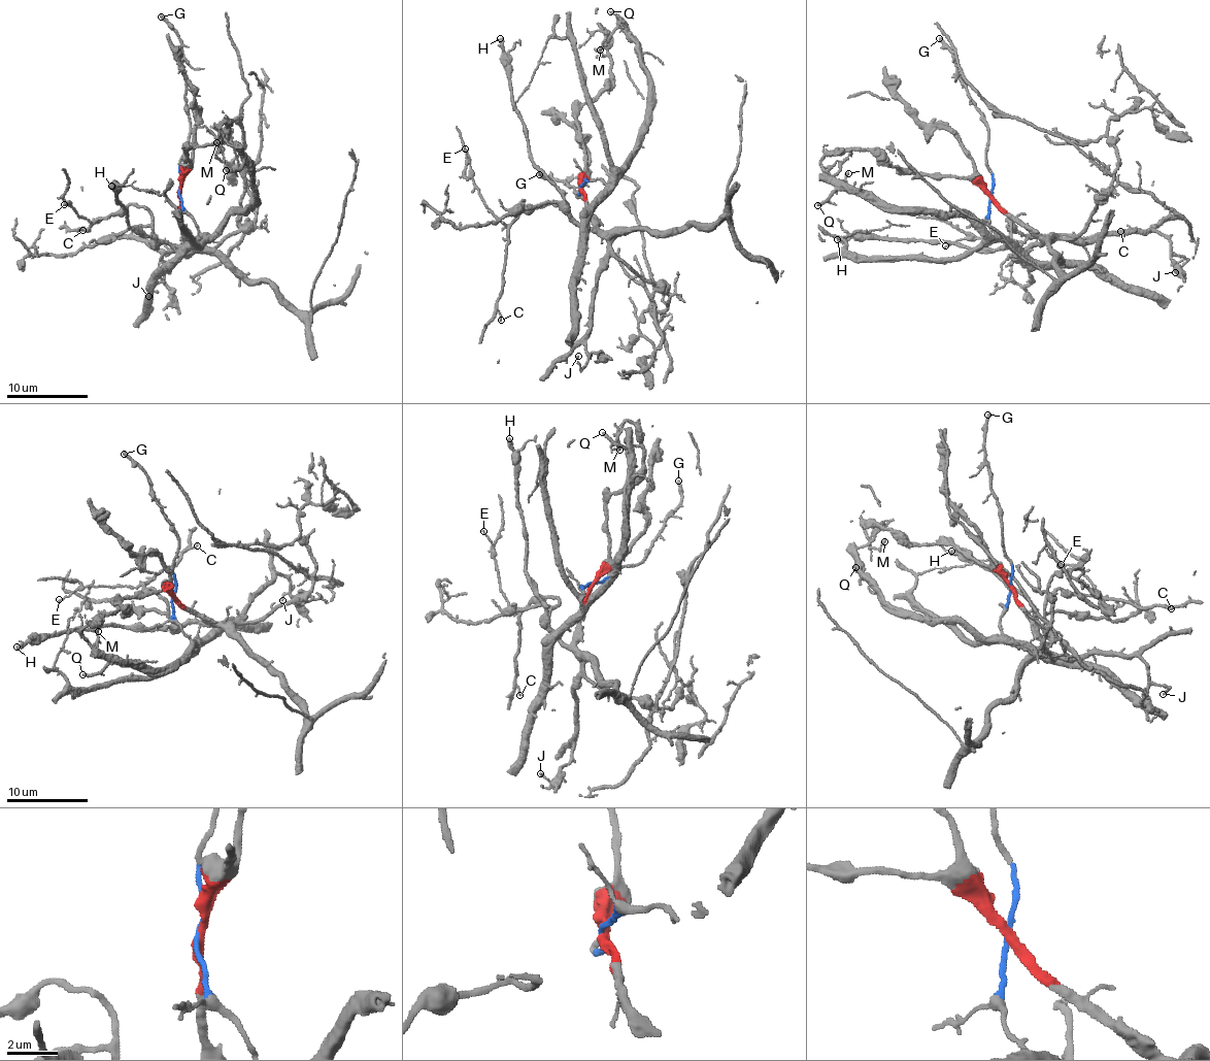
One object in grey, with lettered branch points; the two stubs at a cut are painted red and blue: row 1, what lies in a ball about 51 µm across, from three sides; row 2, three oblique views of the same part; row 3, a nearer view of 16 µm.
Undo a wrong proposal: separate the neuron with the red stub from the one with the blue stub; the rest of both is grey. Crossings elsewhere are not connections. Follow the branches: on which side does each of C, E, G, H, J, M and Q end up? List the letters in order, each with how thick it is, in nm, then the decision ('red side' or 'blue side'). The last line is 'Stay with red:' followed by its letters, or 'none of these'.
C: 120 nm thick; red side
E: 120 nm thick; red side
G: 240 nm thick; blue side
H: 400 nm thick; red side
J: 140 nm thick; red side
M: 140 nm thick; red side
Q: 220 nm thick; blue side
Stay with red: C, E, H, J, M

